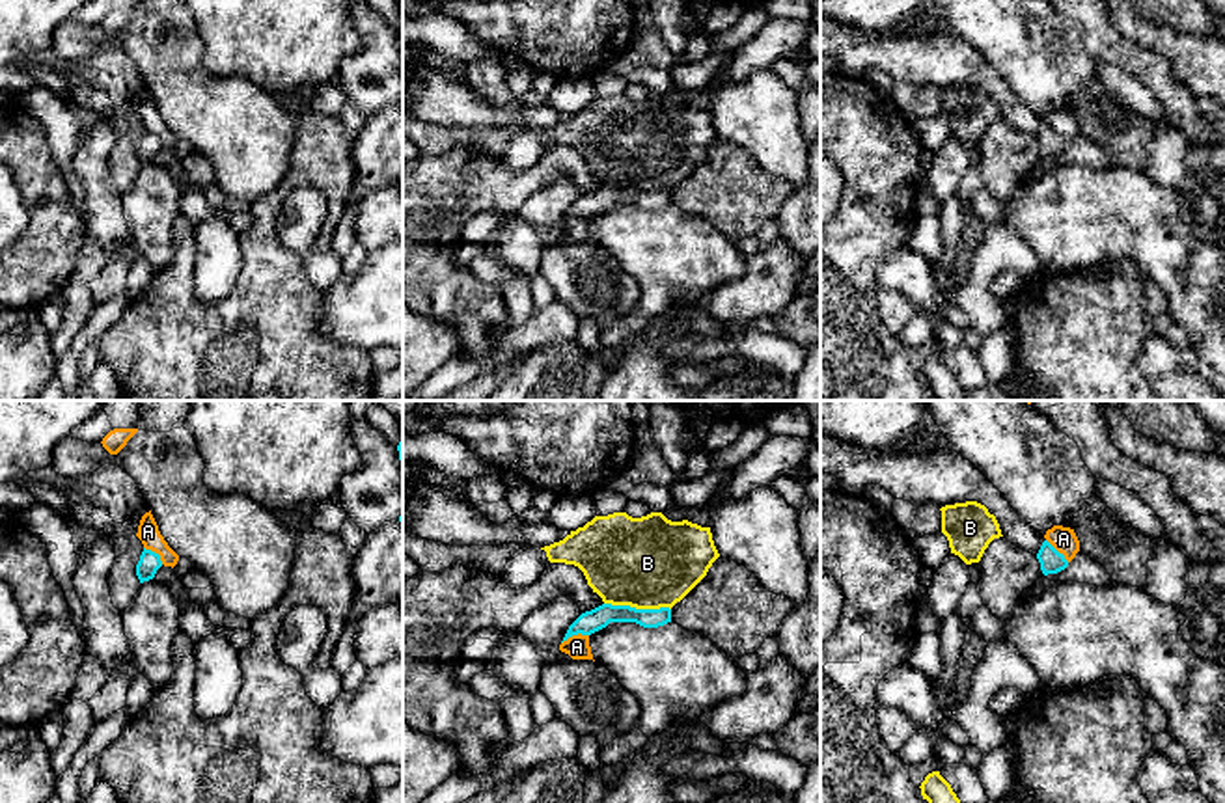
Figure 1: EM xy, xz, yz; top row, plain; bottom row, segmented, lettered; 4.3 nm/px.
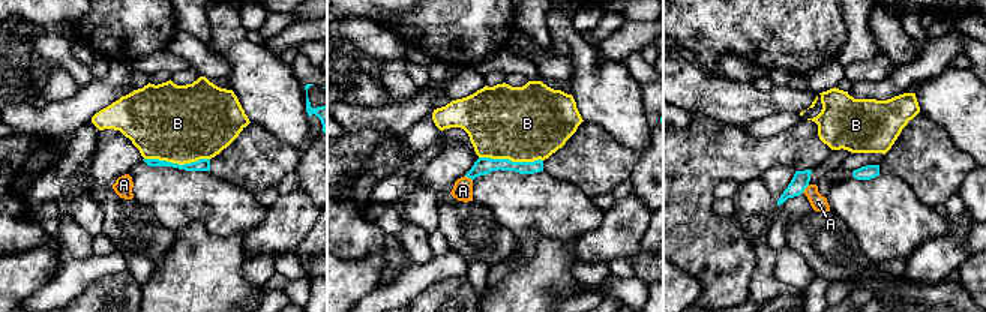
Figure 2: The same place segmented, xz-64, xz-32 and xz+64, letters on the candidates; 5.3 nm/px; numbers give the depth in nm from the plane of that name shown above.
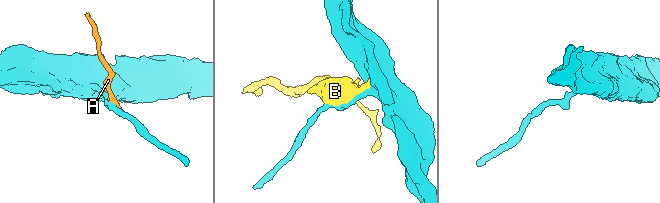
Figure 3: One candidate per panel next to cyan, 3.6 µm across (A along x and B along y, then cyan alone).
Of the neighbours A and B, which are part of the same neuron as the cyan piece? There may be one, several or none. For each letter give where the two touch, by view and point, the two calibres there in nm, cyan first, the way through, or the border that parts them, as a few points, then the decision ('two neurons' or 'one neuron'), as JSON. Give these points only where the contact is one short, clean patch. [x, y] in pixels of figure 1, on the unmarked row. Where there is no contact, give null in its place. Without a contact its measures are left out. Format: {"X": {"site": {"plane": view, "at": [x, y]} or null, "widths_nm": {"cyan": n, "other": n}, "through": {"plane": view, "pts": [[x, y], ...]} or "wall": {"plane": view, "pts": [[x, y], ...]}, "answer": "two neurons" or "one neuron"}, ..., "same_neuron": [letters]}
{"A": {"site": {"plane": "xz", "at": [575, 217]}, "widths_nm": {"cyan": 100, "other": 100}, "wall": {"plane": "xz", "pts": [[588, 217], [573, 217], [562, 226]]}, "answer": "two neurons"}, "B": {"site": {"plane": "xz", "at": [638, 192]}, "widths_nm": {"cyan": 100, "other": 400}, "answer": "two neurons"}, "same_neuron": []}

